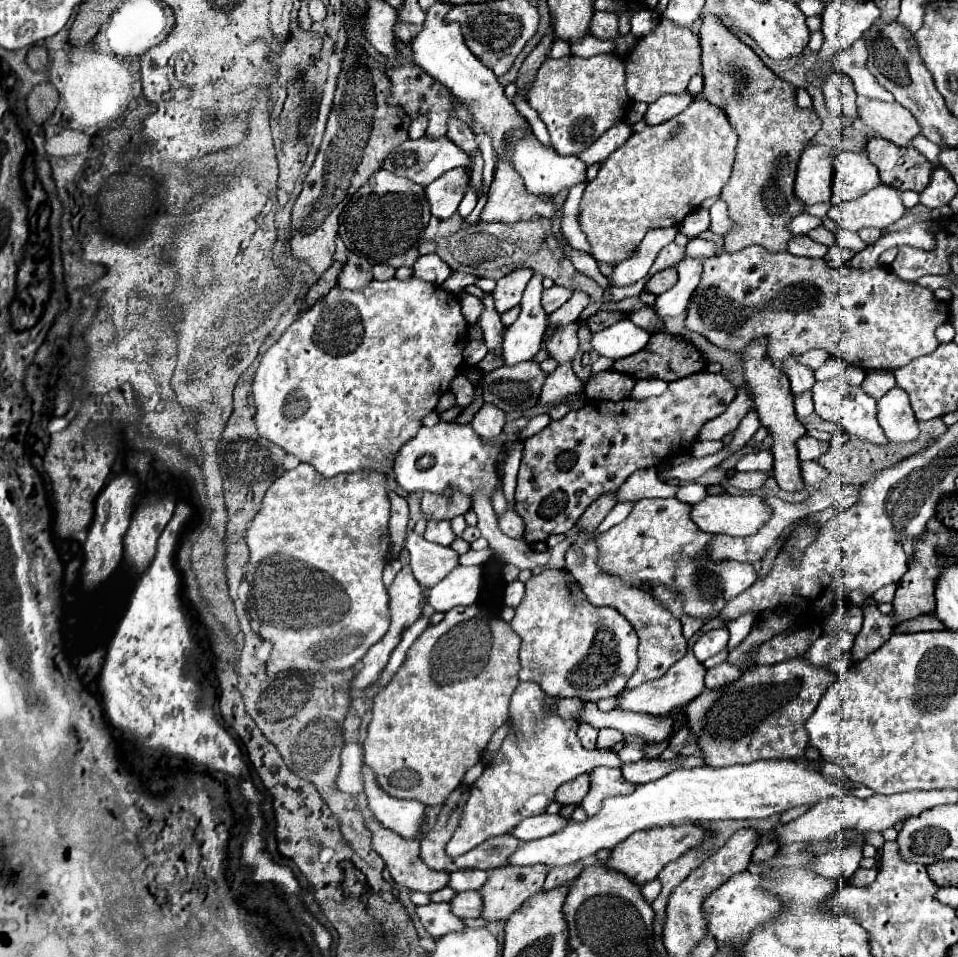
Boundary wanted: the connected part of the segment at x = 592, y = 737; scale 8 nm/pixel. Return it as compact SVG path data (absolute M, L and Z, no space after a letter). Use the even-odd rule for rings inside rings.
M579 724L579 738L581 738L581 744L587 748L587 750L593 750L595 748L595 740L597 740L597 728L593 728L591 724Z

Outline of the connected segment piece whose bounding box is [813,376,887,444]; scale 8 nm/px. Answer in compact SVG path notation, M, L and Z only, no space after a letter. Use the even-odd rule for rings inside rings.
M841 376L825 380L825 382L815 382L813 386L813 402L815 402L815 412L833 424L839 424L847 430L847 434L853 434L861 440L867 440L871 444L885 444L887 438L875 418L875 406L877 402L861 390L861 386L851 386L847 384Z

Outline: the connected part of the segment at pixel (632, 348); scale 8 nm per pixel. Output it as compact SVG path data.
M619 320L617 324L593 334L591 346L599 356L619 360L643 350L649 338L651 336L643 328L635 326L633 322Z

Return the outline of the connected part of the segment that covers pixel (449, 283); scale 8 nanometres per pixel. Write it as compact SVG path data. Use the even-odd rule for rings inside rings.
M453 272L441 286L453 294L459 294L467 284L475 284L477 276L471 276L471 274L465 274L465 272Z

